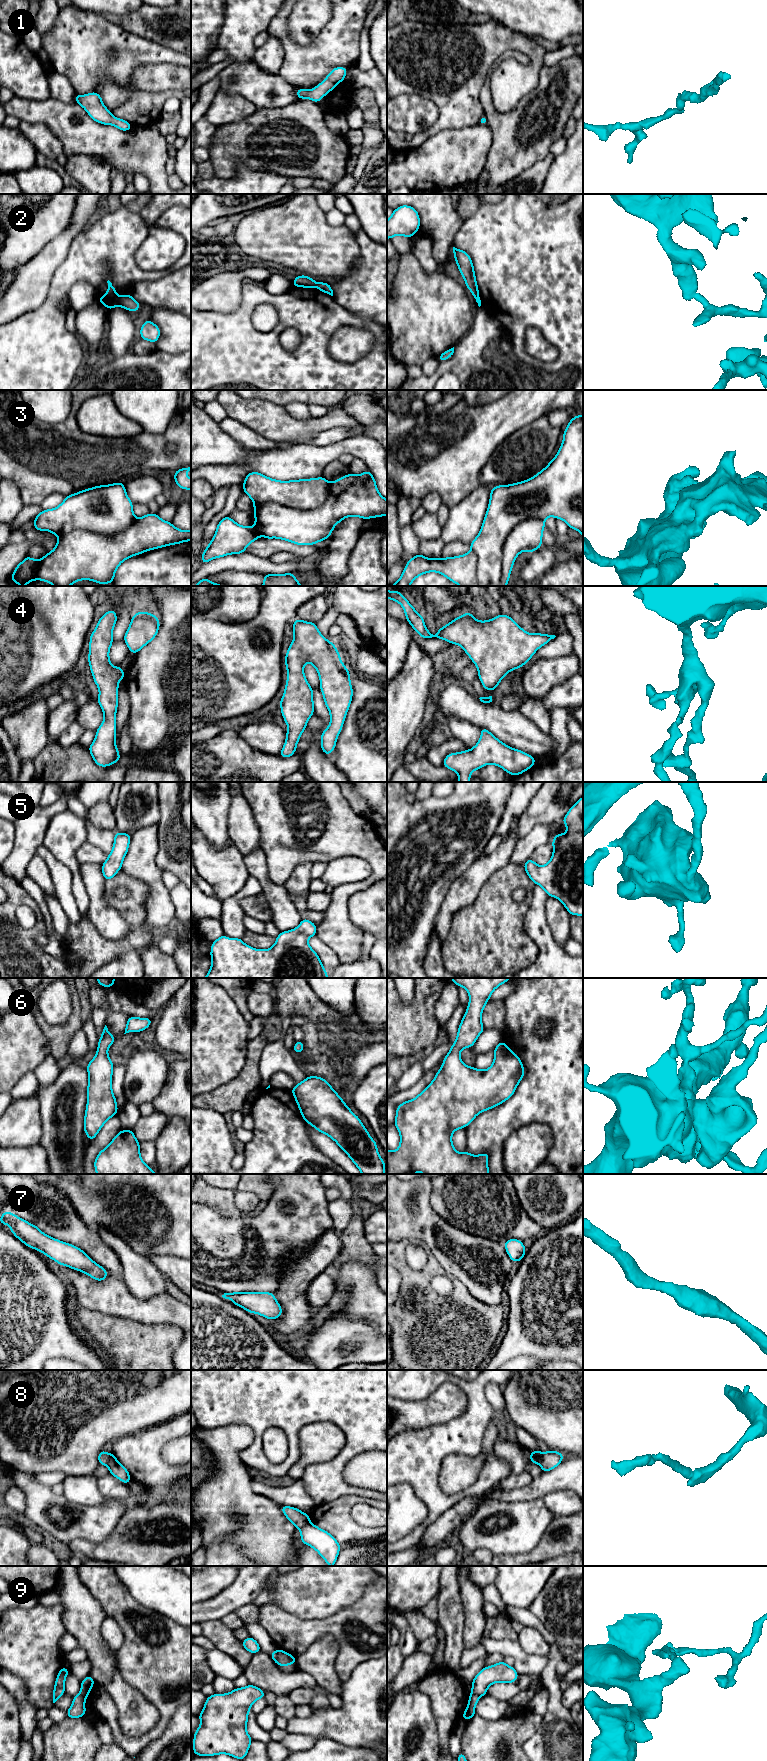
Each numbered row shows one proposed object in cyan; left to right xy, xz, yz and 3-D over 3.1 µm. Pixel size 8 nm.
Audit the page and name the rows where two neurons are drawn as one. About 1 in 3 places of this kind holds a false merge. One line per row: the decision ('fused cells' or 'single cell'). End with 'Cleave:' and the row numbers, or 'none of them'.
1: single cell
2: fused cells
3: single cell
4: single cell
5: single cell
6: single cell
7: single cell
8: fused cells
9: fused cells
Cleave: 2, 8, 9

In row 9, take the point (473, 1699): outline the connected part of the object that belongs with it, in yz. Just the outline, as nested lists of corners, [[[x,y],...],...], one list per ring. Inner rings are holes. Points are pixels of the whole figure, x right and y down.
[[[470,1694],[469,1700],[468,1700],[468,1705],[466,1710],[463,1713],[462,1720],[469,1720],[472,1717],[475,1716],[475,1706],[481,1696],[475,1695],[475,1694]]]

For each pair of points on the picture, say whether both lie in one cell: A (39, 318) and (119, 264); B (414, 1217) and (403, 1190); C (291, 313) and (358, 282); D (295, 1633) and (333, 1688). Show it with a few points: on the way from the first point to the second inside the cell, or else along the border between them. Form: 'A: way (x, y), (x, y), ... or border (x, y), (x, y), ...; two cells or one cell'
A: way (58, 296), (58, 290), (90, 258), (97, 255); one cell
B: way (407, 1210), (403, 1206), (403, 1197); one cell
C: border (332, 296), (351, 311); two cells
D: border (326, 1636), (318, 1638), (297, 1658); two cells

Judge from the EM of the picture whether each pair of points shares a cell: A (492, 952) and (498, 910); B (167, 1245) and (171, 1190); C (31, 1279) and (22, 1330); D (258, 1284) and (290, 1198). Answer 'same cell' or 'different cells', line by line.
A: same cell
B: same cell
C: same cell
D: same cell

